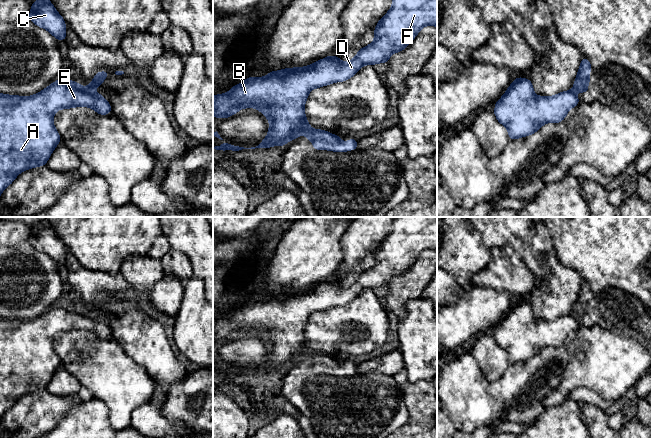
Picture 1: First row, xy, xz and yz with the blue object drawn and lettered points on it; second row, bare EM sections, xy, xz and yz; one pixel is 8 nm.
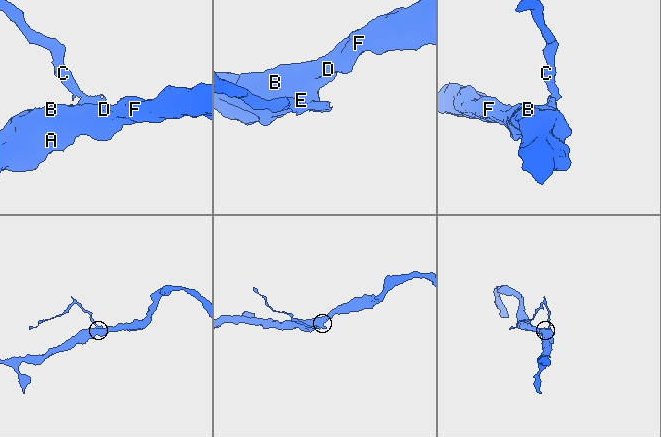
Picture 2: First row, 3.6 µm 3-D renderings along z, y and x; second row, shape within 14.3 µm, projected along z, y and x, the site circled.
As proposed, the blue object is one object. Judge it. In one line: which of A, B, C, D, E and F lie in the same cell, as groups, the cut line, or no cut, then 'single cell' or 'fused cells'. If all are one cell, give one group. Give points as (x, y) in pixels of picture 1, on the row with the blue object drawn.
A B D E F / C | xz (311, 129), (302, 134) | fused cells

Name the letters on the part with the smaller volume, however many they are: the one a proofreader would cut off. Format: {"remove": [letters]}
{"remove": ["C"]}

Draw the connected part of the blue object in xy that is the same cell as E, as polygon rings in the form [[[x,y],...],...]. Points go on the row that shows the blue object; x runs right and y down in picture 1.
[[[67,78],[56,80],[32,96],[0,93],[0,195],[21,172],[47,164],[61,141],[53,123],[55,112],[74,107],[89,107],[99,115],[112,111],[110,103],[100,93]]]

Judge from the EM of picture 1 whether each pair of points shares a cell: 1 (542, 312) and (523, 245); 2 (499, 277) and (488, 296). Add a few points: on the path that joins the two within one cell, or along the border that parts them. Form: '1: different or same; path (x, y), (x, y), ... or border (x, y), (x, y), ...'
1: same; path (544, 295), (544, 266), (540, 262)
2: different; border (469, 289), (491, 287), (508, 291), (514, 296)

